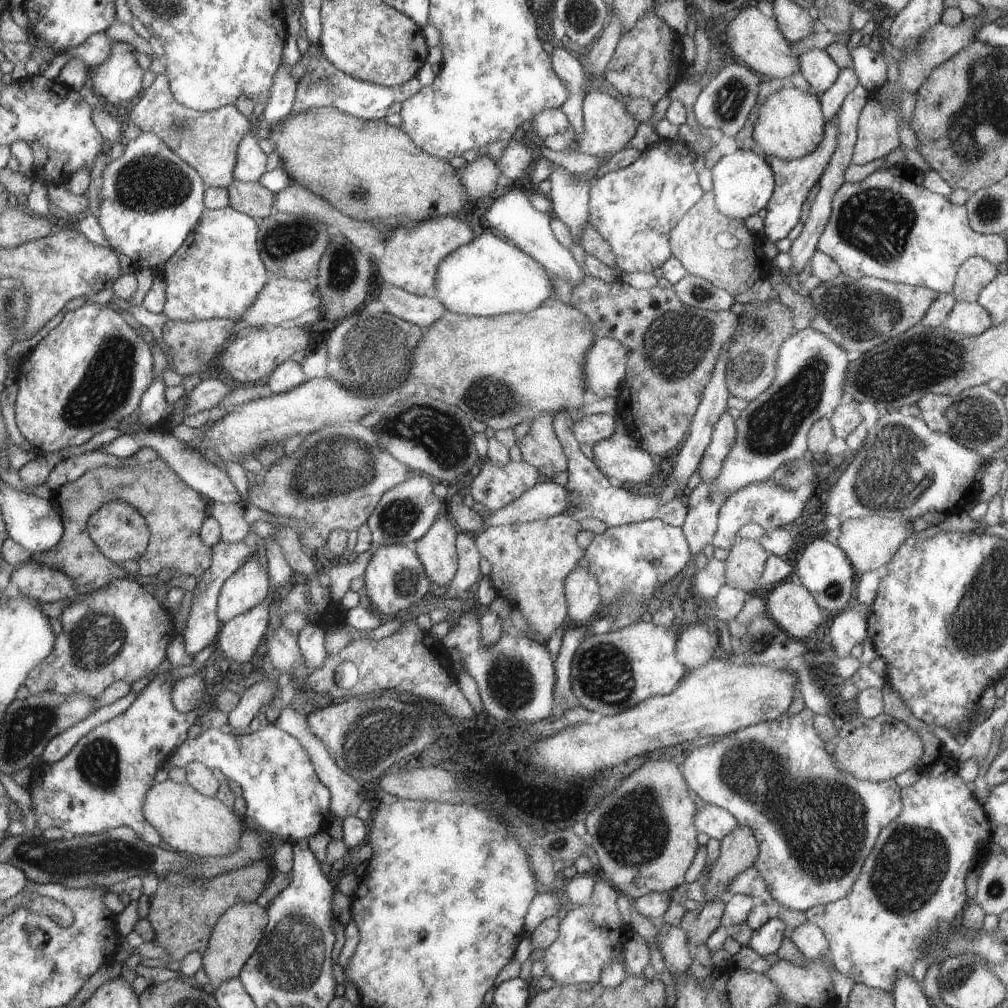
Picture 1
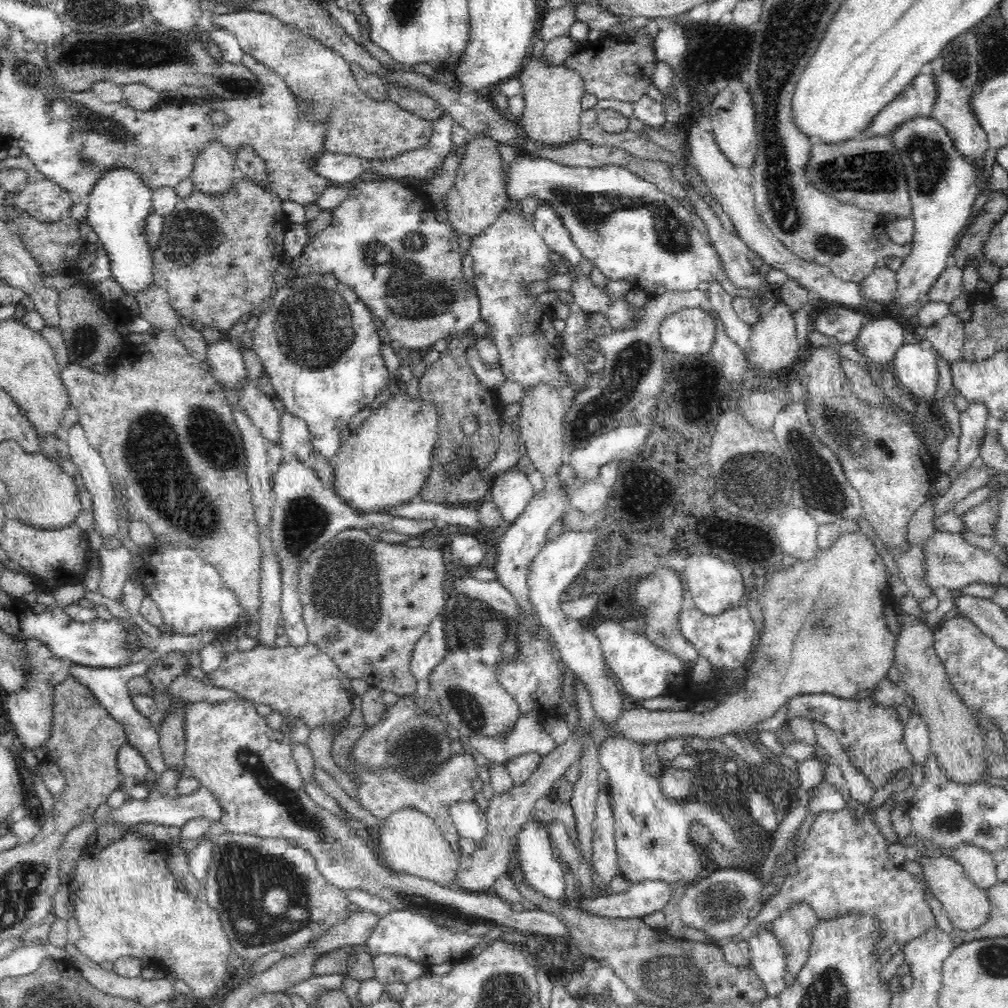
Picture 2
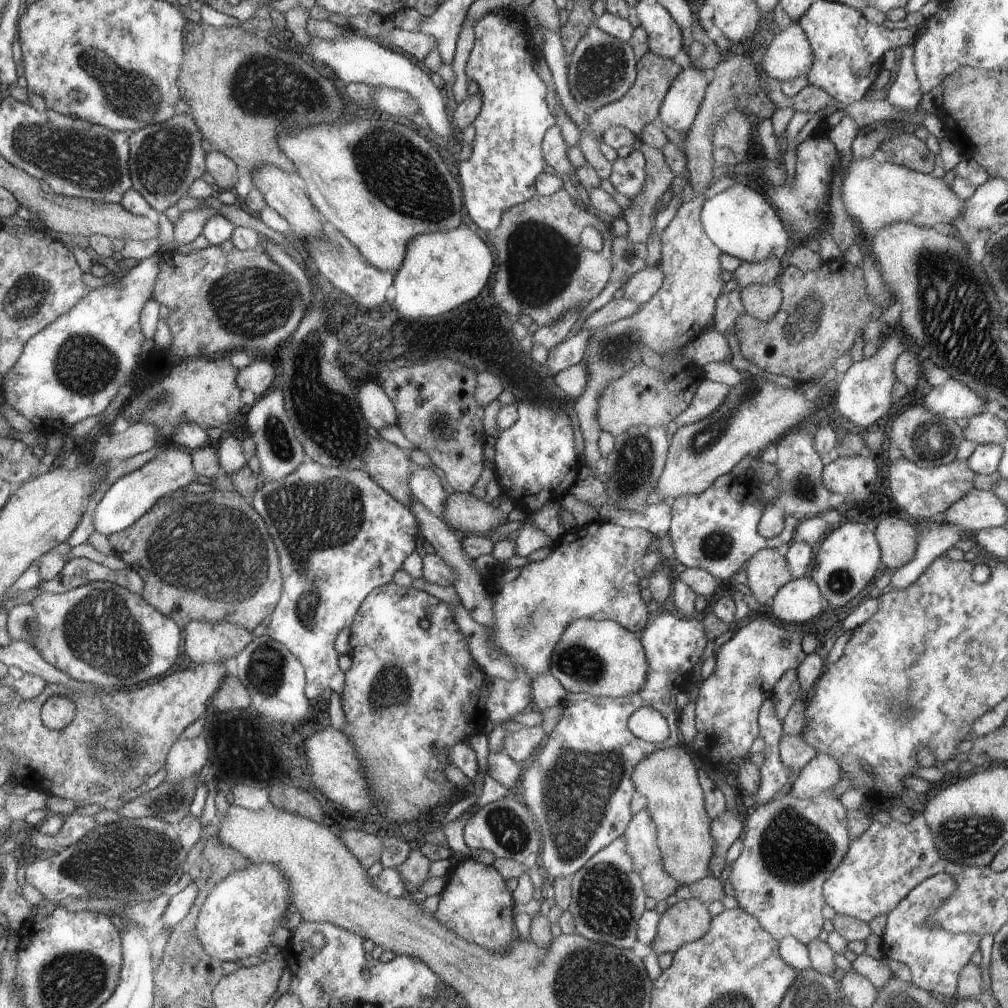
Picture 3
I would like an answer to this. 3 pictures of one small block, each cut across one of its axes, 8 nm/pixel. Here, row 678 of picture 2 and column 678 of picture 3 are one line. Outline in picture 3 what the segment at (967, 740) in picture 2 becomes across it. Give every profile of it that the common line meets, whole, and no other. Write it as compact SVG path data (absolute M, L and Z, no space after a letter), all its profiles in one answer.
M674 899L666 909L666 912L661 914L656 936L650 946L658 956L665 952L675 954L685 944L701 939L710 930L712 920L713 917L710 916L708 907L703 901L696 899Z

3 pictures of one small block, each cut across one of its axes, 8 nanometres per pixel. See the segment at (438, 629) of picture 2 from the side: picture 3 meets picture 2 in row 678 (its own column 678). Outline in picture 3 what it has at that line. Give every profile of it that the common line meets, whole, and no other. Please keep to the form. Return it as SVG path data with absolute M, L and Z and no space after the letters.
M704 378L692 402L684 412L675 419L678 425L691 425L707 416L710 416L718 407L725 402L730 394L731 386L725 383L710 381Z

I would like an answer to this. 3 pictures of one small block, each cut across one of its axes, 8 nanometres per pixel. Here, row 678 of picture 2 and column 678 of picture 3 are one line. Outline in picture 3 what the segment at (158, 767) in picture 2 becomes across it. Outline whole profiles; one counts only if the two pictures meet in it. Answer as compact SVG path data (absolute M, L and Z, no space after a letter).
M694 66L682 68L661 104L657 119L660 128L668 126L683 133L688 132L704 98L706 87L704 71L697 70Z

